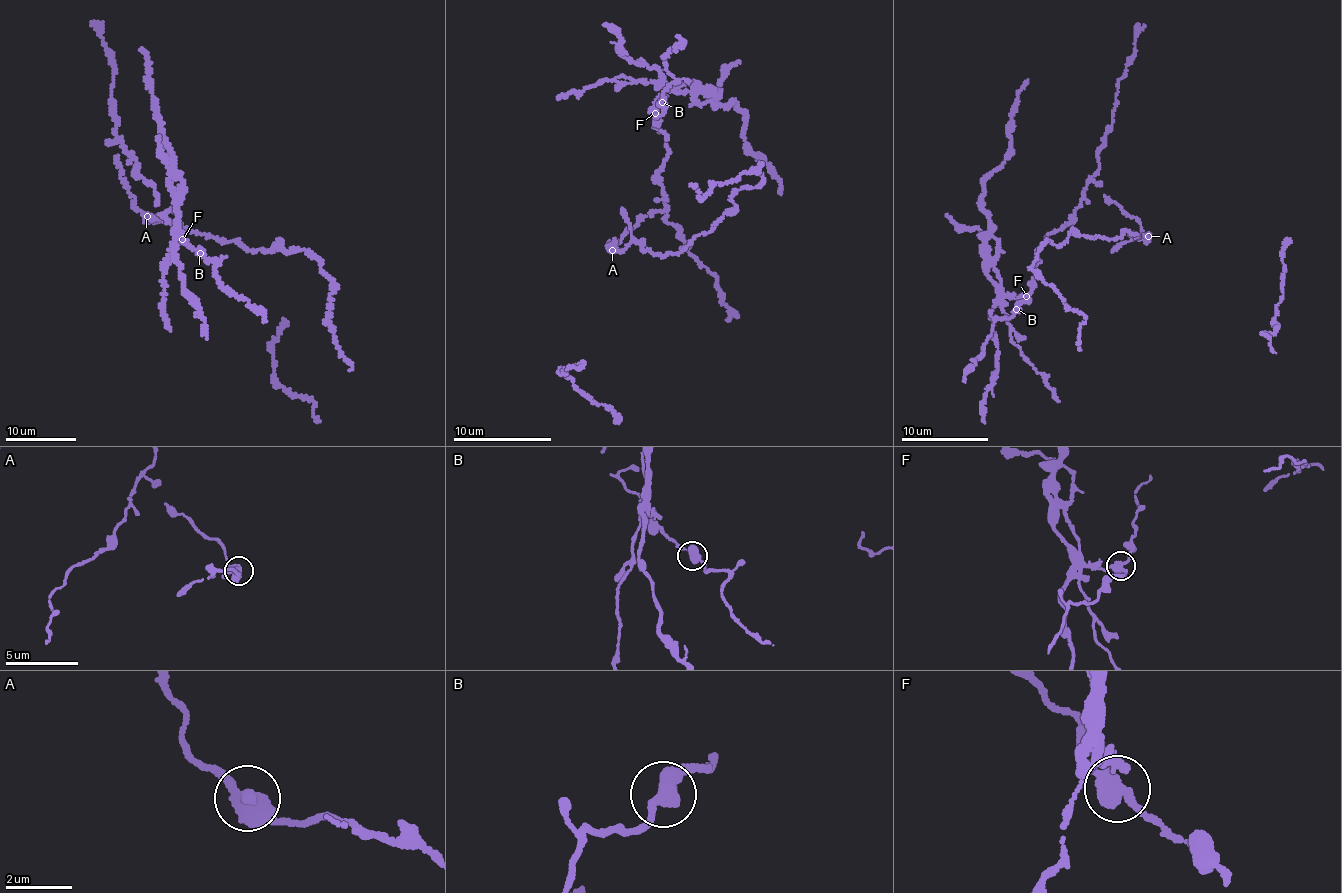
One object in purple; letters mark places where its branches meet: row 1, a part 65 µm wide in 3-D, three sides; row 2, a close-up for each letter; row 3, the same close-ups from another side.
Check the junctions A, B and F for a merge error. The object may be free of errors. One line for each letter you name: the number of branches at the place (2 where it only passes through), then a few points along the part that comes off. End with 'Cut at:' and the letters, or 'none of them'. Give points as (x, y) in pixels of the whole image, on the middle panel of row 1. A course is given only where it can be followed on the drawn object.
F: branches 3; course (655, 113), (655, 101), (667, 90), (720, 107), (736, 105), (748, 115), (748, 147), (774, 169), (781, 194)
Cut at: F

